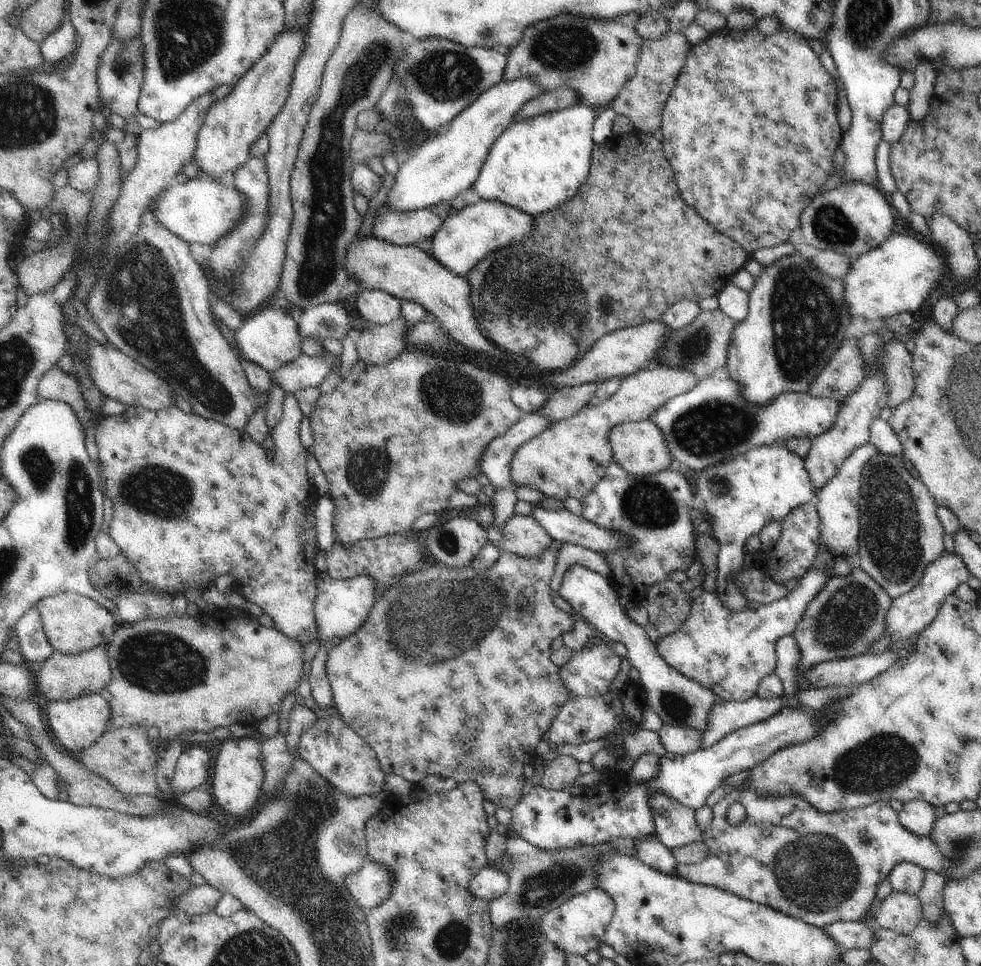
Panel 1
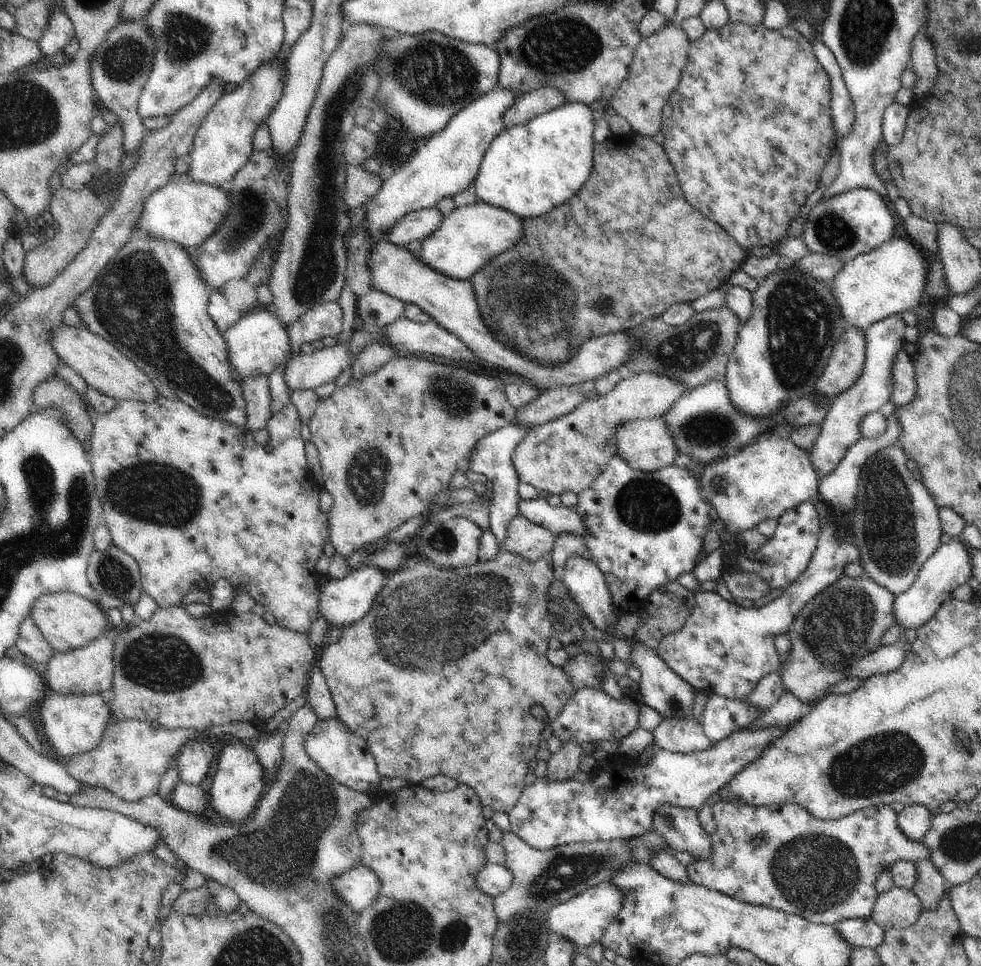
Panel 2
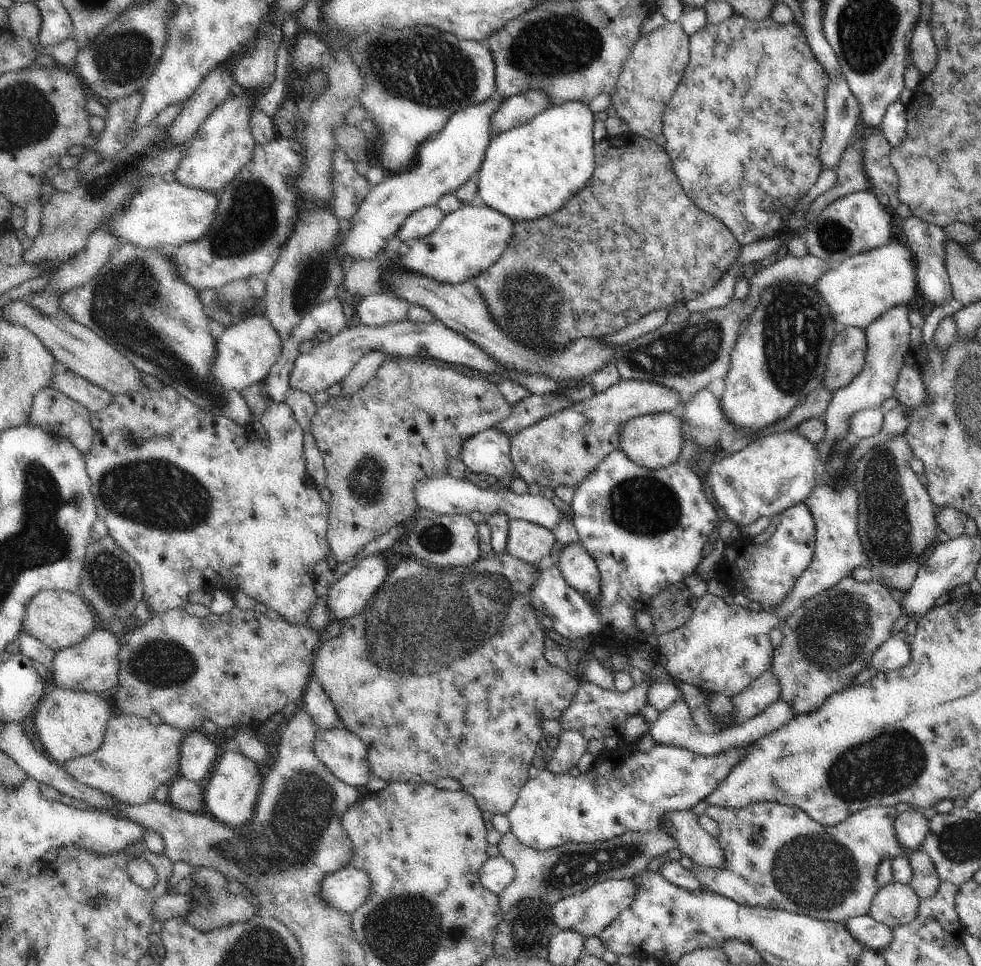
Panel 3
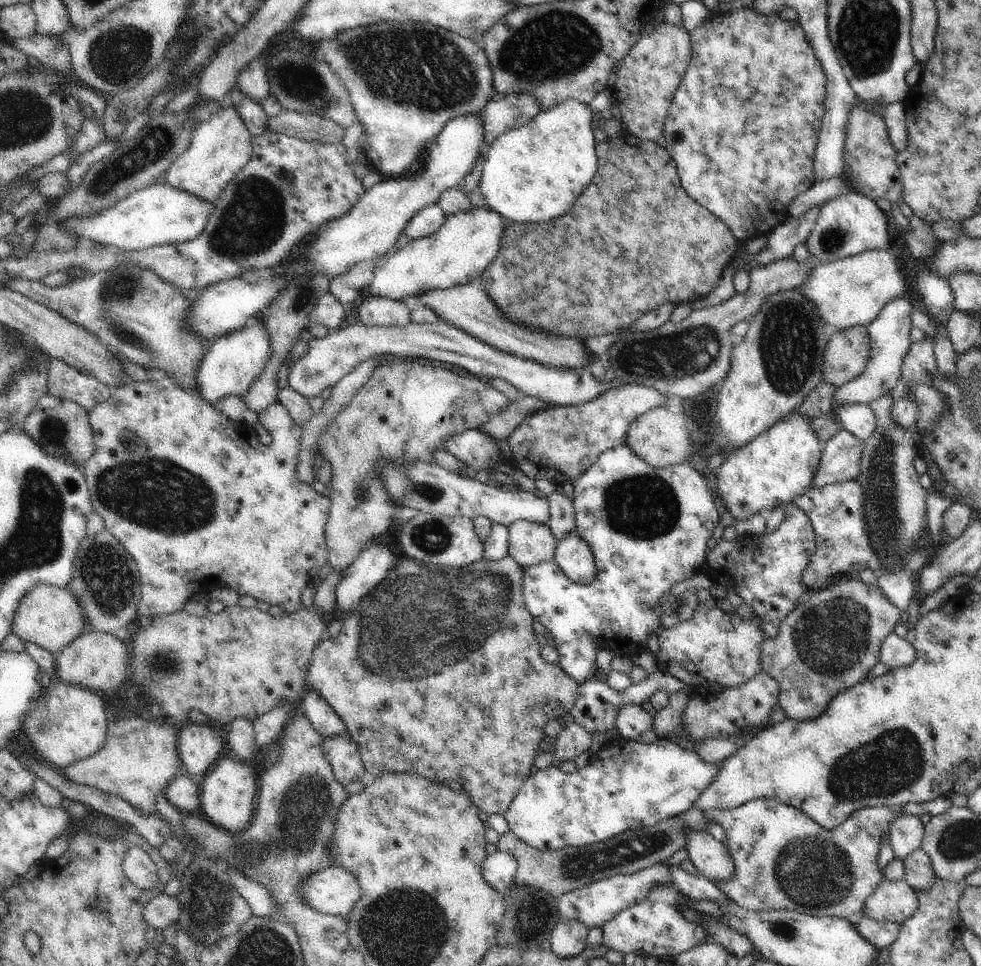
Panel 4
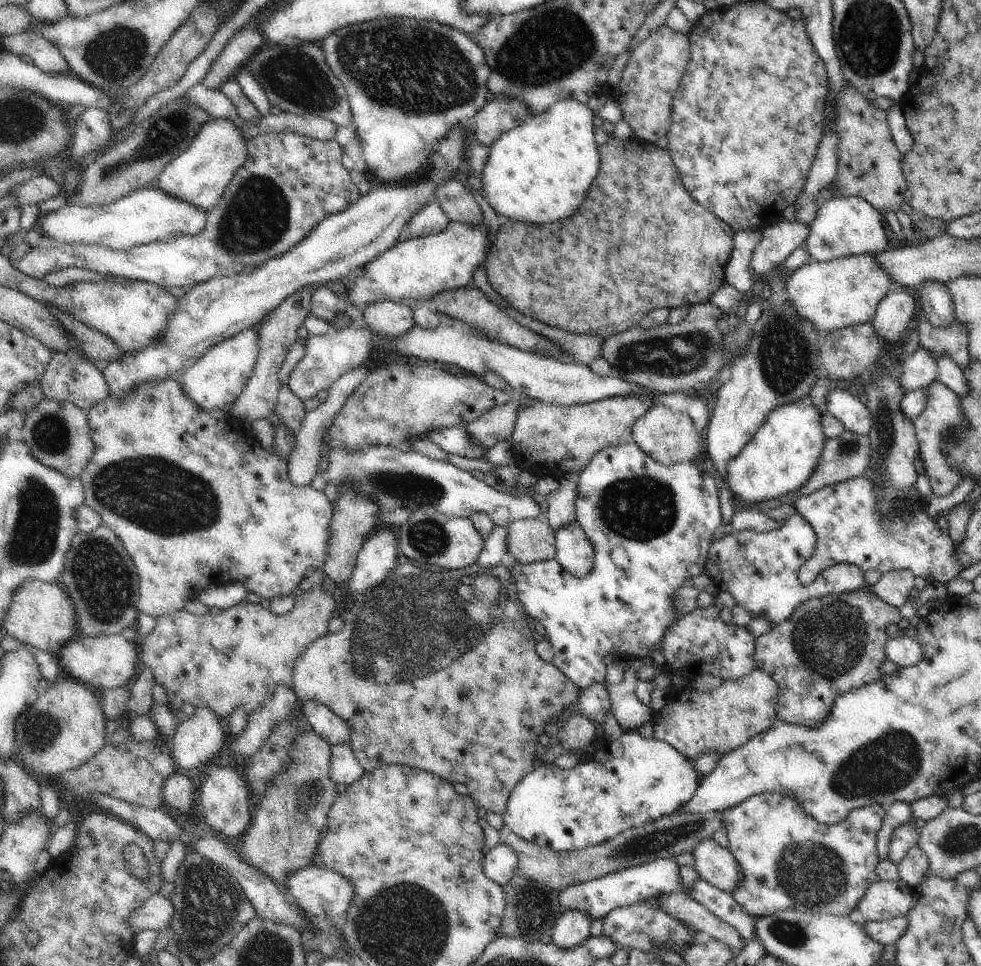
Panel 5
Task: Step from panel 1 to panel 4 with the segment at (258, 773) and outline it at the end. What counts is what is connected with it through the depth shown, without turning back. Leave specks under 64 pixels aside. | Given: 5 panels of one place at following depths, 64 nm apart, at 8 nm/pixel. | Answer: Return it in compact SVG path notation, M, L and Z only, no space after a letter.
M221 756L217 764L211 768L211 772L199 780L199 798L201 798L201 808L199 814L213 822L215 826L227 830L227 832L239 832L251 826L253 814L255 814L255 796L257 796L257 786L259 780L255 780L255 772L249 762L243 762L239 758L227 758Z

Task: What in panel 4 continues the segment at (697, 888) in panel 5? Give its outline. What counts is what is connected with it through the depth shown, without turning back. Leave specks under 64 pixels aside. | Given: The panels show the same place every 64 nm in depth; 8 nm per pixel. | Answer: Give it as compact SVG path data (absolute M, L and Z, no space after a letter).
M671 866L669 876L671 876L671 886L683 892L689 900L709 900L709 902L731 904L729 898L715 884L711 884L703 876L693 876L683 872L681 866Z

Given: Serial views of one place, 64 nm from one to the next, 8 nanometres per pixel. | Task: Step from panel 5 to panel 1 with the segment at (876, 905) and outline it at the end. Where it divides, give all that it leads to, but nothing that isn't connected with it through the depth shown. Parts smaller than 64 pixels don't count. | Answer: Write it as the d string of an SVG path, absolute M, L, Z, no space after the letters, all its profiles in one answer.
M891 892L875 912L871 920L871 928L891 930L901 936L909 936L923 918L923 906L917 896L909 896L905 892Z

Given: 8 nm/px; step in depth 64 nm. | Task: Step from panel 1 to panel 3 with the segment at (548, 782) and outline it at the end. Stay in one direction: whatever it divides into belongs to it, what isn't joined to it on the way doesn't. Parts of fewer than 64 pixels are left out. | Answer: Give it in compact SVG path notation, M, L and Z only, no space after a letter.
M561 732L559 744L547 760L547 770L555 776L565 776L571 768L577 768L577 760L587 752L587 740L579 732Z

